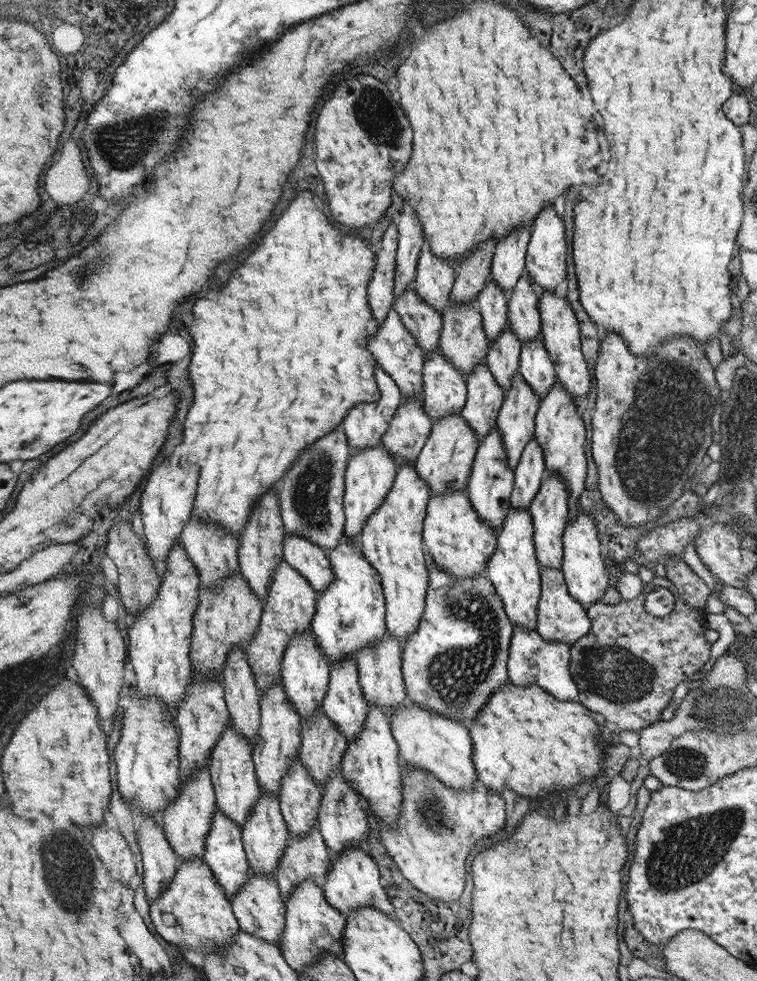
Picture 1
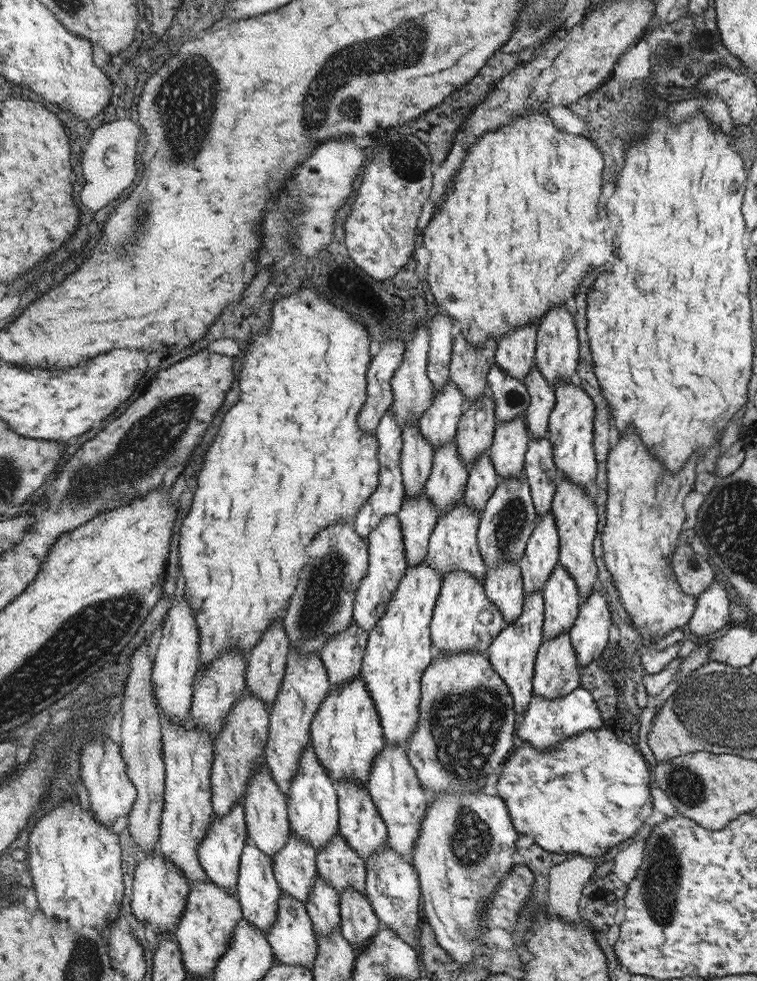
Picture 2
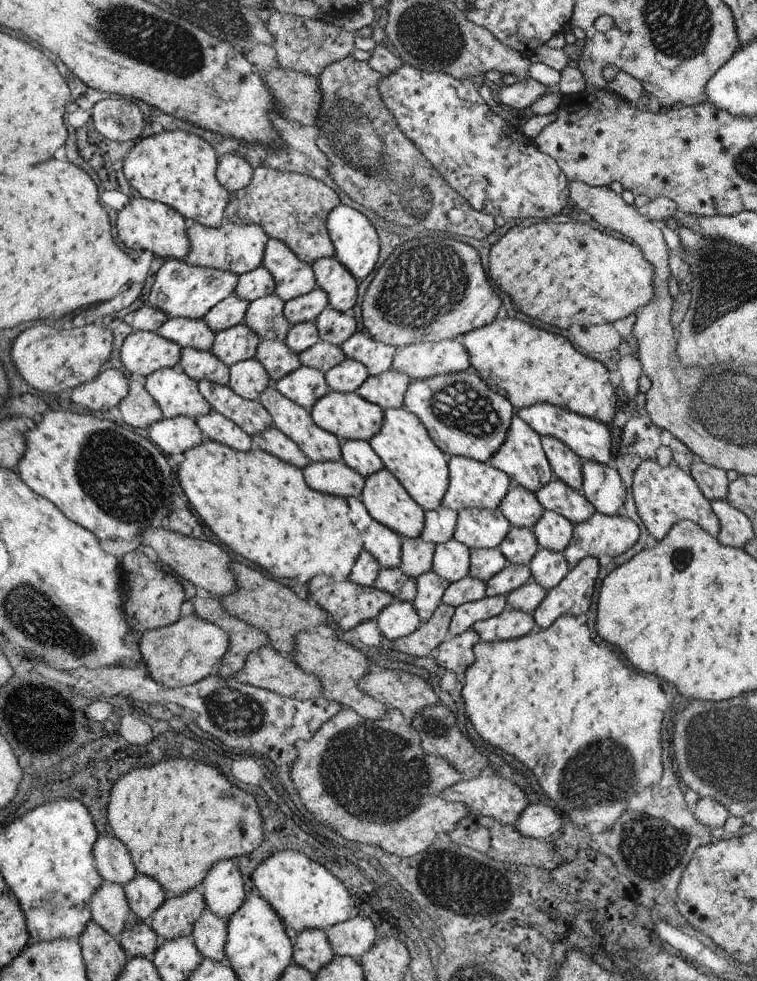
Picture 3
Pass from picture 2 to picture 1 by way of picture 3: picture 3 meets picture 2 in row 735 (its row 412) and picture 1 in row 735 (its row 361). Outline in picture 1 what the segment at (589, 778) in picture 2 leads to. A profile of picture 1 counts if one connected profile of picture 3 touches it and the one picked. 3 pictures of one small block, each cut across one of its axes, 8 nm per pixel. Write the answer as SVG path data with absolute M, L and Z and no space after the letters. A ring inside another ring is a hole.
M505 682L479 710L479 718L475 714L475 722L469 726L469 736L473 740L473 764L479 780L501 794L503 786L515 790L521 796L529 796L539 800L549 790L565 790L585 778L591 778L599 772L601 748L597 746L597 726L585 714L583 704L559 700L537 684L515 686L513 682Z

